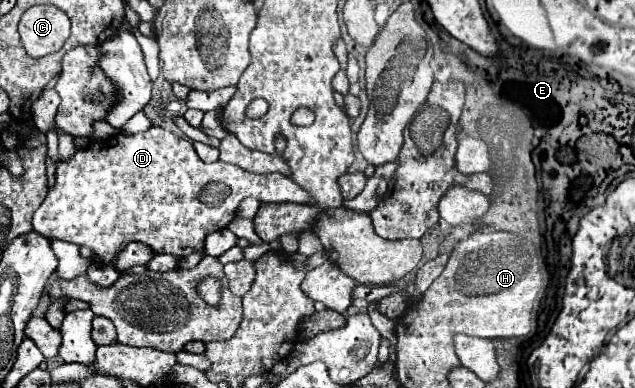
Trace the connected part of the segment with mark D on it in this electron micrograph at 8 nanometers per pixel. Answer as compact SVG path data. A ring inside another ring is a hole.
M151 127L135 135L117 133L111 139L97 139L91 147L79 149L69 159L59 161L55 185L33 215L33 229L51 239L87 245L95 253L95 259L101 259L105 265L133 241L147 245L155 255L167 253L179 259L191 253L203 253L205 237L211 231L227 227L237 215L239 203L247 197L257 197L263 203L299 203L317 207L313 195L291 179L285 179L285 175L253 175L221 161L203 163L187 137L179 137L163 127Z

